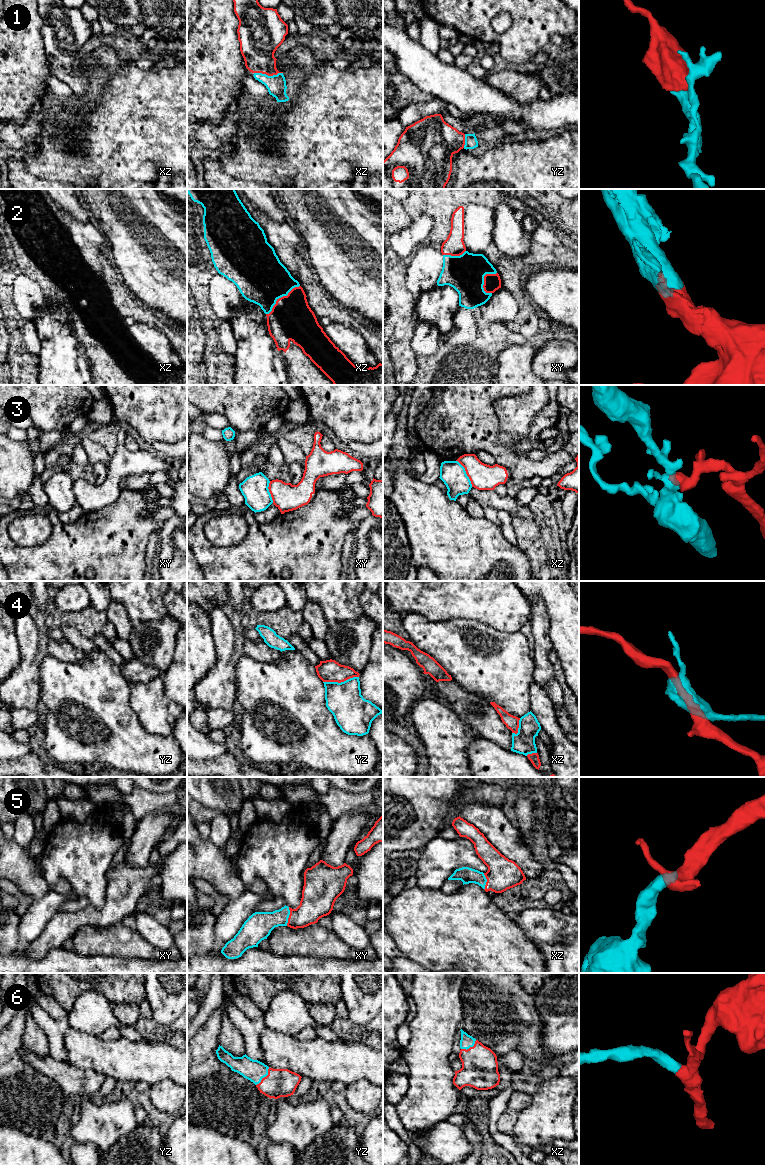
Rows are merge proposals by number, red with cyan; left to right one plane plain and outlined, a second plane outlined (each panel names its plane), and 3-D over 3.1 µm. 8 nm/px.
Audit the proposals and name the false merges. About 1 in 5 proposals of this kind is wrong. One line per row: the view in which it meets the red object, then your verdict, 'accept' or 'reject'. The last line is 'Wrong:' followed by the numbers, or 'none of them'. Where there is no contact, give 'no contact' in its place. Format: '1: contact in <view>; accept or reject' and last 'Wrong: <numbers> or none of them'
1: contact in xz; accept
2: contact in xz; accept
3: contact in xz; reject
4: contact in yz; accept
5: contact in xy; accept
6: contact in yz; accept
Wrong: 3

